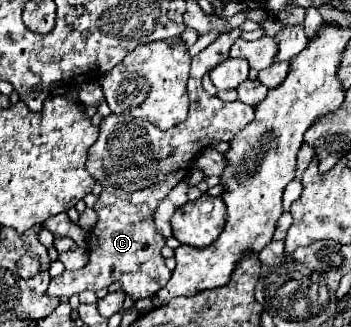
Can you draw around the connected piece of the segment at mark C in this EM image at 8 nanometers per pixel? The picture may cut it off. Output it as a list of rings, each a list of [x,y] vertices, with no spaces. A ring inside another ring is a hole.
[[[241,29],[231,33],[223,33],[215,43],[211,43],[205,51],[193,57],[191,77],[187,83],[189,89],[189,117],[187,121],[161,131],[149,121],[135,119],[131,115],[109,115],[101,121],[101,133],[97,143],[89,149],[87,171],[93,179],[99,179],[103,191],[95,203],[95,213],[99,217],[95,229],[89,235],[89,263],[75,273],[75,279],[51,279],[49,297],[71,297],[81,293],[81,289],[109,287],[119,281],[123,291],[131,295],[135,301],[143,297],[153,297],[167,281],[171,279],[171,271],[165,265],[161,249],[165,247],[165,239],[155,229],[153,213],[157,205],[167,197],[167,193],[187,177],[191,159],[201,153],[201,149],[209,147],[215,137],[219,141],[231,141],[235,133],[239,133],[245,125],[253,121],[253,107],[241,101],[225,103],[217,97],[205,93],[201,85],[201,77],[209,71],[211,65],[217,65],[229,57],[229,47],[235,39],[239,39]],[[103,271],[103,285],[99,283],[99,273]]]

